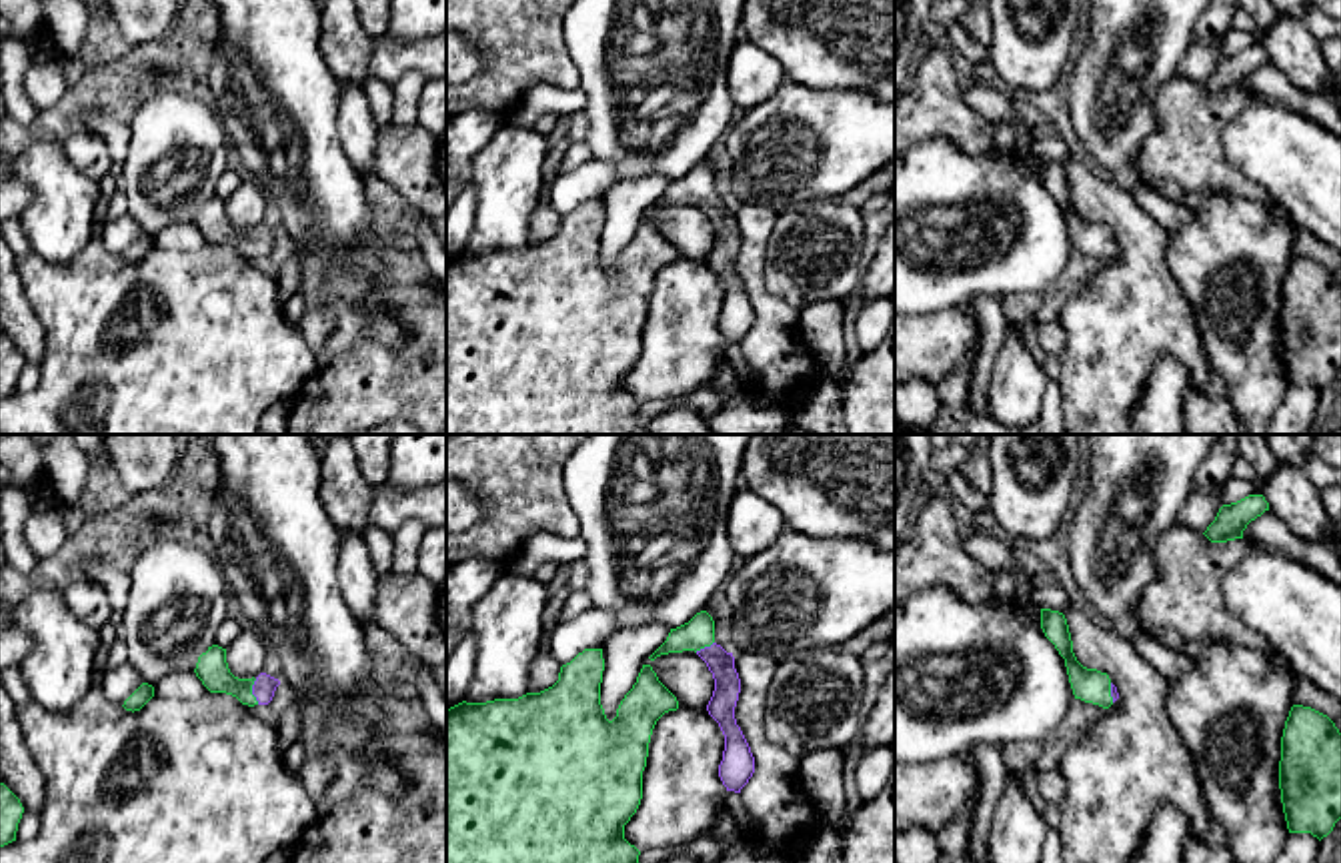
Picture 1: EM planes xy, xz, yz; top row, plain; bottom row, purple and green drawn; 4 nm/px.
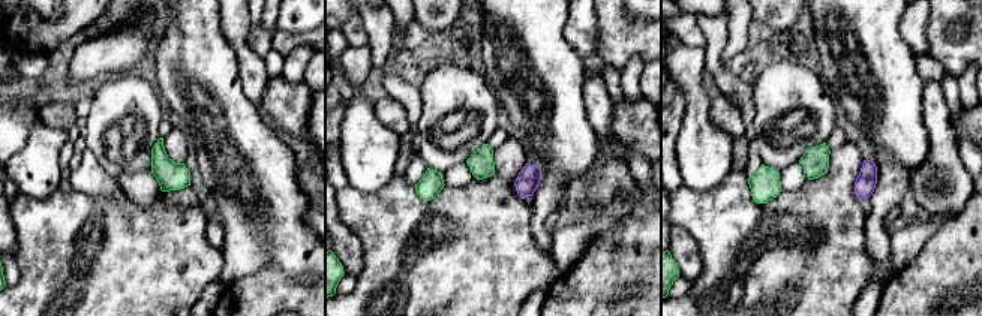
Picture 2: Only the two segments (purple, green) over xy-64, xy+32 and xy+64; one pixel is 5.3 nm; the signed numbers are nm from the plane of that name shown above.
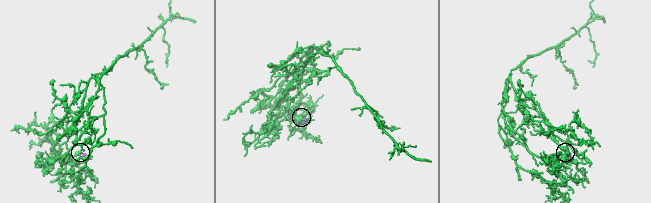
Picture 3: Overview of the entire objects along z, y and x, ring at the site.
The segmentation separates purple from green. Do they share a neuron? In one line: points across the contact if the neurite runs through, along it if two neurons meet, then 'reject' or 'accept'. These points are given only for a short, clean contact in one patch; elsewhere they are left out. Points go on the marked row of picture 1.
way xy (265, 685), (253, 691), (227, 683), (213, 669); accept

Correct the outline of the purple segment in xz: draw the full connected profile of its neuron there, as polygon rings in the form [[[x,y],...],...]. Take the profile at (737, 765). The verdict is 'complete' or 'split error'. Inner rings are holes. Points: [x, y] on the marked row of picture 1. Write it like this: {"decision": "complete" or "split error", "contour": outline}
{"decision": "split error", "contour": [[[701,611],[689,623],[670,629],[666,641],[648,659],[654,661],[660,655],[683,651],[695,651],[713,673],[715,691],[707,711],[725,735],[719,777],[727,791],[741,793],[755,773],[755,757],[735,719],[741,679],[735,669],[733,653],[727,653],[715,643],[715,621],[707,611]]]}

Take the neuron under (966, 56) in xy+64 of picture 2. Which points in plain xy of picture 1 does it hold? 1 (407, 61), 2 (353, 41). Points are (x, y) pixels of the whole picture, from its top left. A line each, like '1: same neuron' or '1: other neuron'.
1: same neuron
2: other neuron

